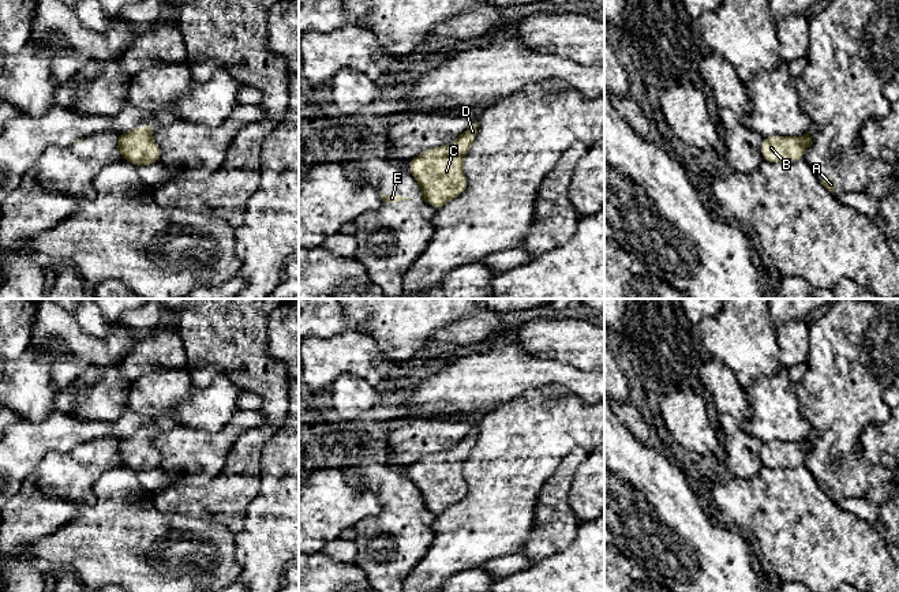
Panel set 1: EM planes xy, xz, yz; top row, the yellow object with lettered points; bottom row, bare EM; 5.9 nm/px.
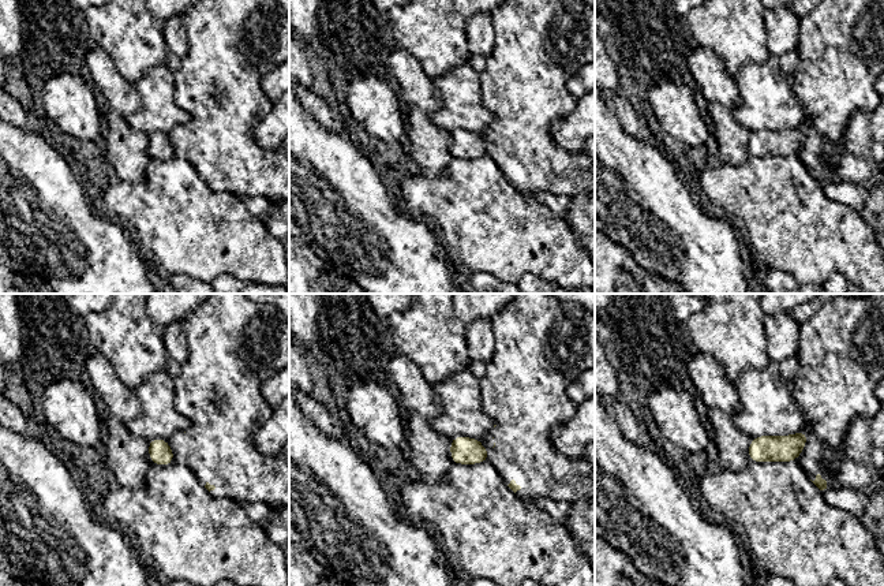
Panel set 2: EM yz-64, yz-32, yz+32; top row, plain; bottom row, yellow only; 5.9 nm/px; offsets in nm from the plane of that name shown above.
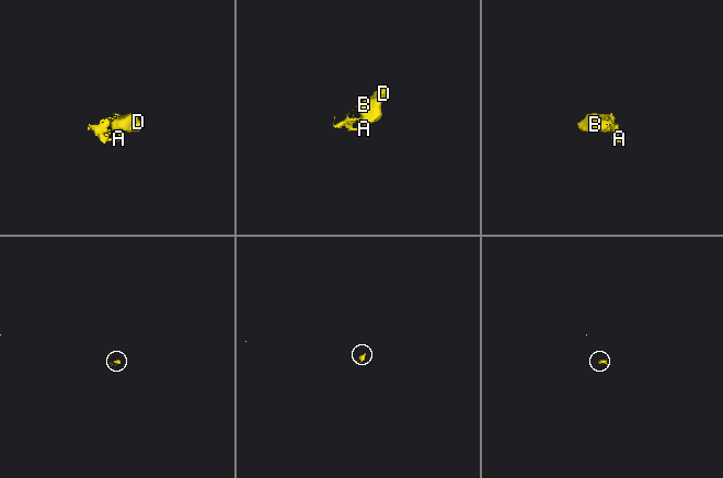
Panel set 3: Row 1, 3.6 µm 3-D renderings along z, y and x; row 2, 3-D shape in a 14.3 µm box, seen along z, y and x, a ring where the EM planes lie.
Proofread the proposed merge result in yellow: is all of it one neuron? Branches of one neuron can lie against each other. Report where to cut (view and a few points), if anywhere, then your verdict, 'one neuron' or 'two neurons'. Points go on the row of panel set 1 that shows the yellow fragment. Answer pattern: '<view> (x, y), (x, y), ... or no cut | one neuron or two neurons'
xy (120, 134), (118, 149) | two neurons

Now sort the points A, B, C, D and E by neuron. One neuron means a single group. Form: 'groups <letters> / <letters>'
groups A E / B C D

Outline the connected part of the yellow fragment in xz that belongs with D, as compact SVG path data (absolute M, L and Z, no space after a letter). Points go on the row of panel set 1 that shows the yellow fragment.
M477 121L454 142L424 150L409 160L408 171L420 186L427 203L439 210L468 187L464 158L477 136Z

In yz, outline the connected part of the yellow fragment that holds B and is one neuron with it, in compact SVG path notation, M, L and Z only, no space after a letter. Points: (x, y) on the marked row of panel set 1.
M771 135L763 138L760 153L765 162L797 162L806 151L806 136Z

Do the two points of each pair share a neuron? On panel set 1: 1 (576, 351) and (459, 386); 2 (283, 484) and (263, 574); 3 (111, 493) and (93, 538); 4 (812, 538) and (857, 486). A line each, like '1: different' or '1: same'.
1: different
2: same
3: same
4: different

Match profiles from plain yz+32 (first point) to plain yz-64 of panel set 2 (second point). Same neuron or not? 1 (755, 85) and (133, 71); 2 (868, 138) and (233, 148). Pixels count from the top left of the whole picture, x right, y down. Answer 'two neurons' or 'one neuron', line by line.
1: two neurons
2: two neurons

